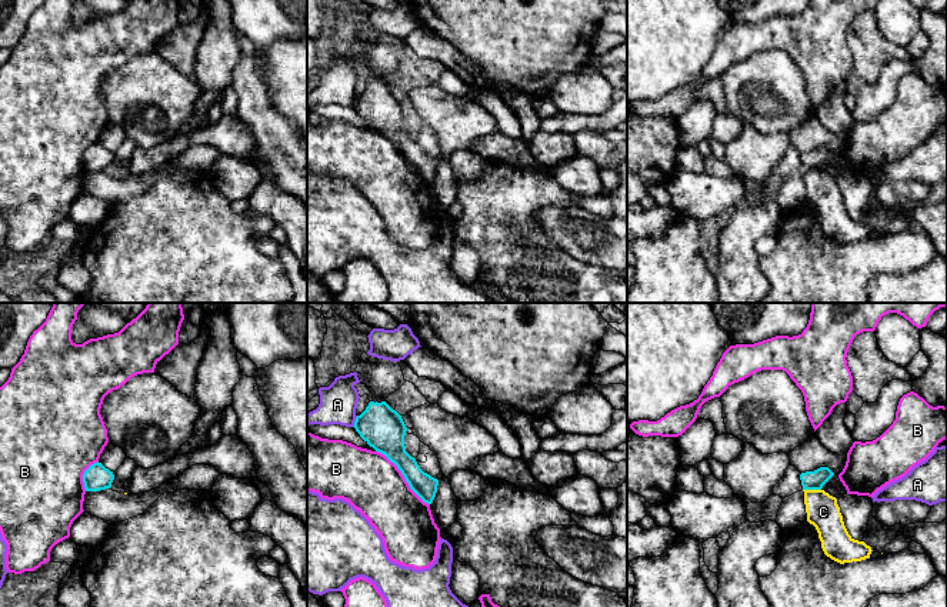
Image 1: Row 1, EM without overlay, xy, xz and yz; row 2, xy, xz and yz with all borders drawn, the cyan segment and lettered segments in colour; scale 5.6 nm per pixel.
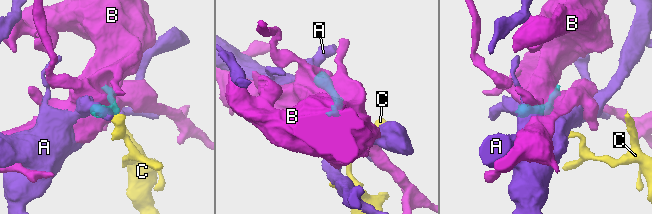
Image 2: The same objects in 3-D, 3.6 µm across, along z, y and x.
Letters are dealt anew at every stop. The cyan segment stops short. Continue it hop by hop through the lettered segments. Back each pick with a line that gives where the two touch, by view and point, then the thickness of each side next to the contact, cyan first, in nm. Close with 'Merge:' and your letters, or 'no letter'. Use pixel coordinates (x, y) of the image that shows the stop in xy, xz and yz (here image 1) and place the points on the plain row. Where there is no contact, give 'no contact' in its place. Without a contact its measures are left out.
Merge: no letter

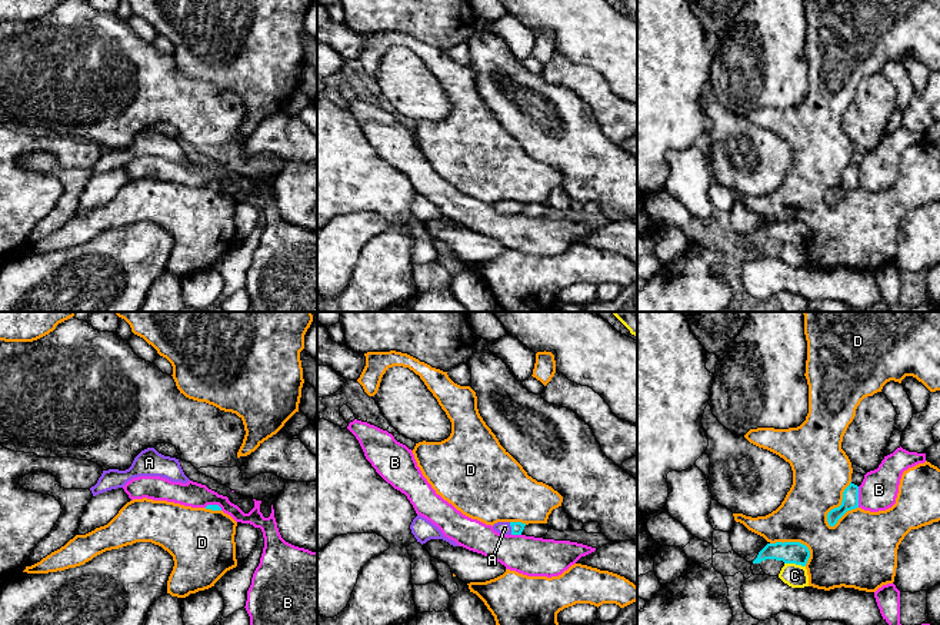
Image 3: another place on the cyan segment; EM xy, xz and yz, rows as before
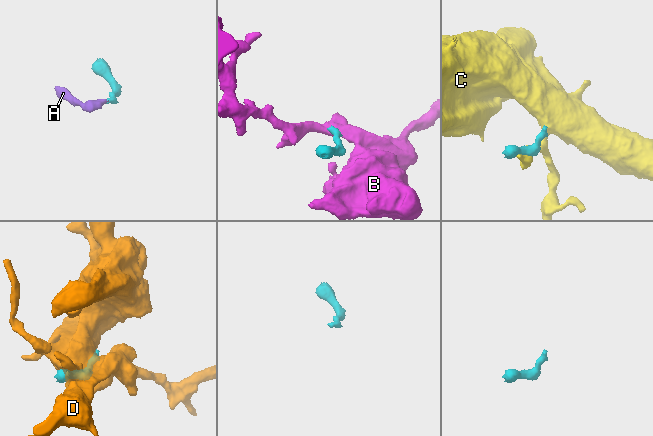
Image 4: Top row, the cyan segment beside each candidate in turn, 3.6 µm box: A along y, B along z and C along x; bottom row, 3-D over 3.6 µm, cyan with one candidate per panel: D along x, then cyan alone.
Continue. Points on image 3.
A: xz (512, 208) | 70/70 nm
Merge: A

